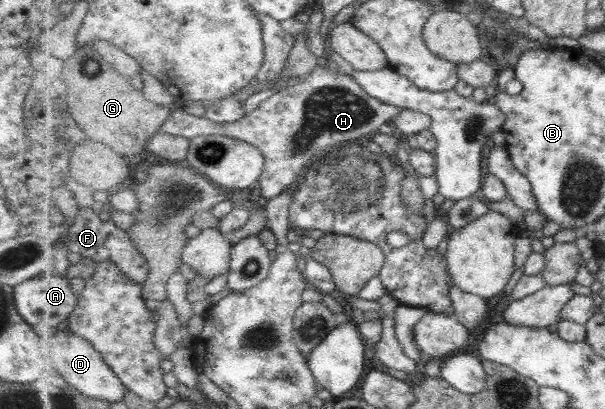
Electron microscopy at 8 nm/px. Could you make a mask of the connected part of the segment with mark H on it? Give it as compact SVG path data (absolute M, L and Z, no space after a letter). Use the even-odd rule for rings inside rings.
M318 66L300 83L285 87L261 101L241 120L218 123L179 109L169 115L162 132L189 139L223 135L253 143L266 159L259 186L262 196L270 199L295 185L309 166L325 160L339 146L362 141L365 136L377 133L383 124L392 125L401 111L402 108L370 95L352 74L329 73L325 66Z

